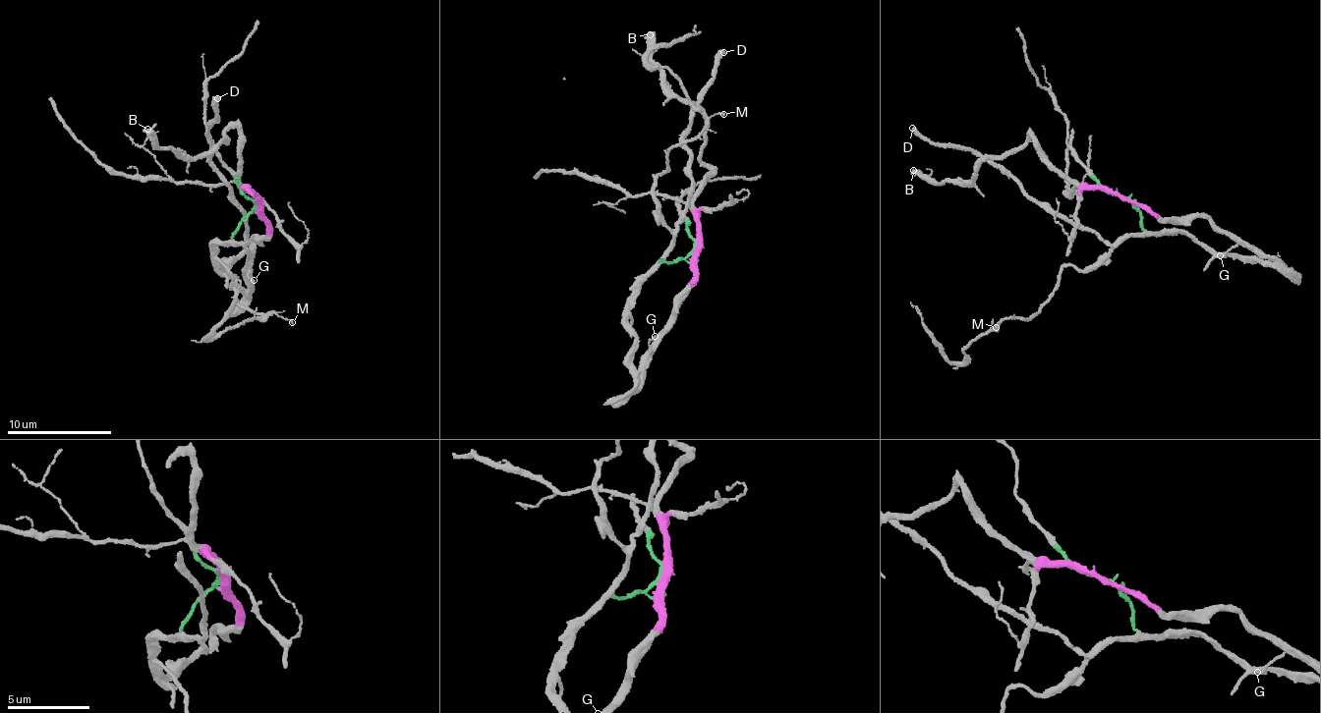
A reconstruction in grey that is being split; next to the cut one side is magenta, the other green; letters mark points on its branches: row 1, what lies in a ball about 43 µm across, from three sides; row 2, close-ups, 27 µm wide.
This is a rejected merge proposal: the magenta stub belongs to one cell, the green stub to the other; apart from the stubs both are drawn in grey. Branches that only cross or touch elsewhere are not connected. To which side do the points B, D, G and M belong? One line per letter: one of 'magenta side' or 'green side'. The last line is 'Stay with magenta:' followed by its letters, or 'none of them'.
B: magenta side
D: green side
G: magenta side
M: green side
Stay with magenta: B, G

